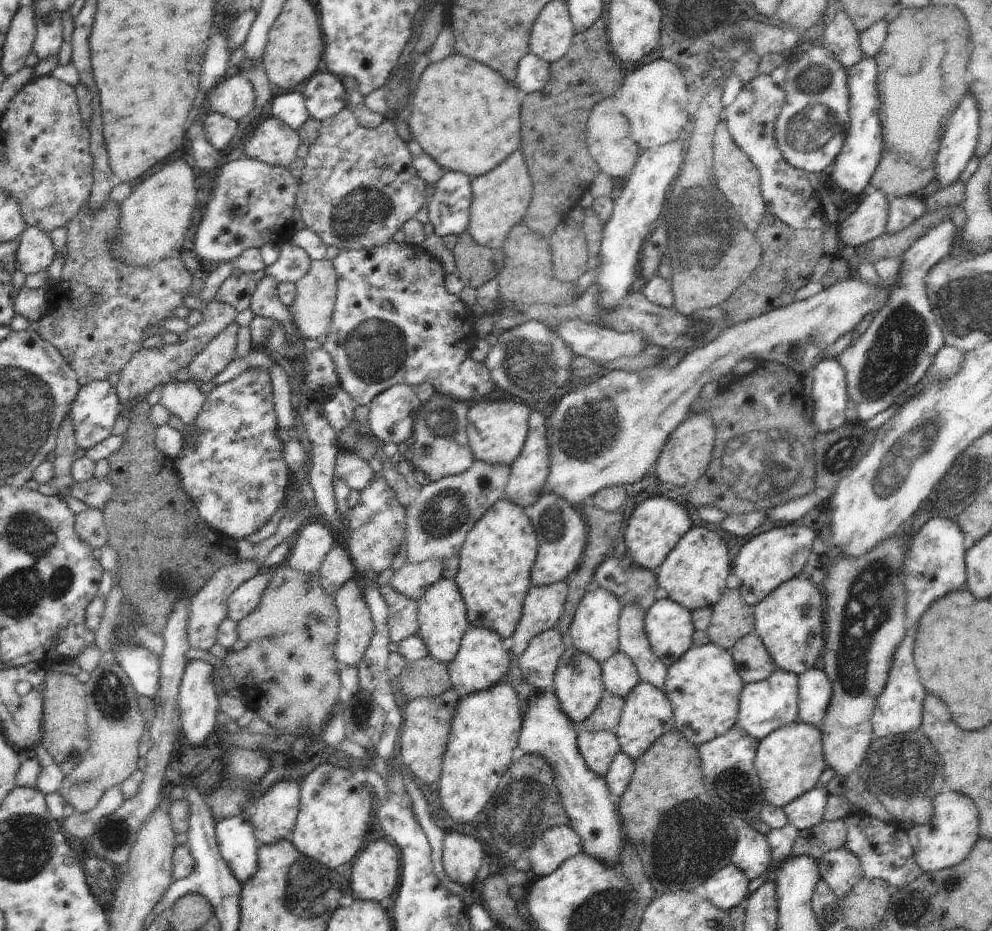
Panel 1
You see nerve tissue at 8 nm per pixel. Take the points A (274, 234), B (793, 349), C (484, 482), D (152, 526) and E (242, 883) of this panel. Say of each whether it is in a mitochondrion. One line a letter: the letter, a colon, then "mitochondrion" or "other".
A: other
B: other
C: mitochondrion
D: other
E: other

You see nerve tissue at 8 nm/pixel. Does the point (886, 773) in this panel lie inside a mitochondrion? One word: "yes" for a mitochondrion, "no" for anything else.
yes

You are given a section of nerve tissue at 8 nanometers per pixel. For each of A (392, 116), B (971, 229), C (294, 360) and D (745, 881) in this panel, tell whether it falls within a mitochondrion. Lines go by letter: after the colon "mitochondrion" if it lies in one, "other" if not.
A: other
B: other
C: other
D: other

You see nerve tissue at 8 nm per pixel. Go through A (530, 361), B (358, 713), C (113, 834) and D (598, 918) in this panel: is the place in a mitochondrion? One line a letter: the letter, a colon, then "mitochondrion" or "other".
A: mitochondrion
B: mitochondrion
C: mitochondrion
D: mitochondrion

